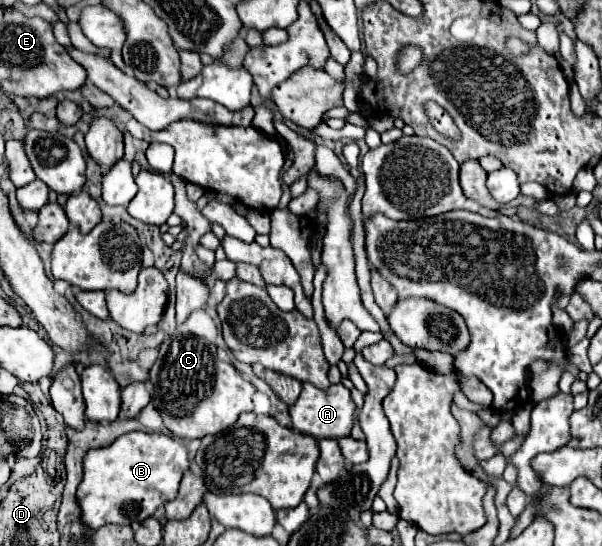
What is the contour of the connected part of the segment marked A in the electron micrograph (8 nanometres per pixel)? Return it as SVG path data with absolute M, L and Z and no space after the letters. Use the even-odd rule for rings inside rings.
M302 384L302 394L296 400L294 406L290 406L290 416L292 416L292 428L302 432L302 434L310 434L314 438L344 438L350 436L352 424L354 424L354 412L356 412L356 404L350 398L350 390L344 388L342 384L330 386L328 390L320 390L312 384Z

